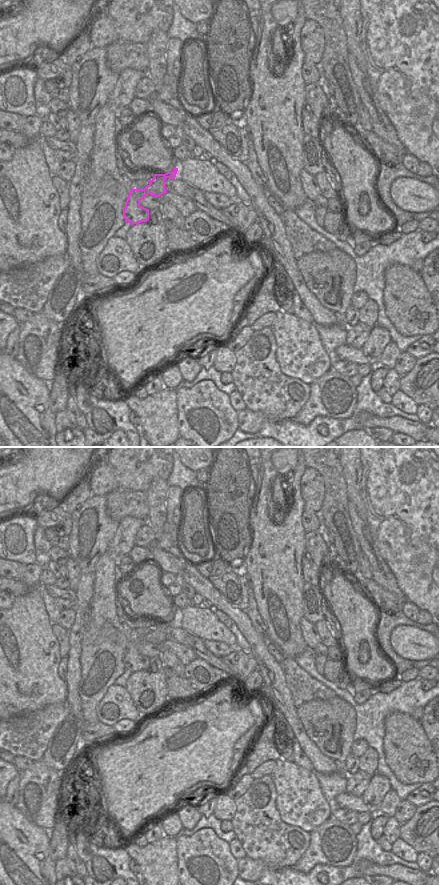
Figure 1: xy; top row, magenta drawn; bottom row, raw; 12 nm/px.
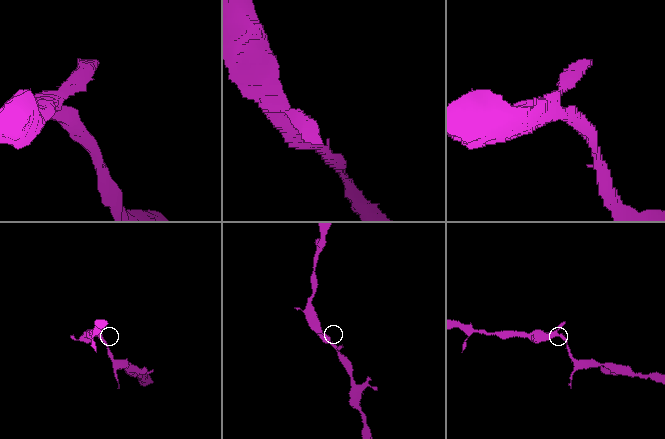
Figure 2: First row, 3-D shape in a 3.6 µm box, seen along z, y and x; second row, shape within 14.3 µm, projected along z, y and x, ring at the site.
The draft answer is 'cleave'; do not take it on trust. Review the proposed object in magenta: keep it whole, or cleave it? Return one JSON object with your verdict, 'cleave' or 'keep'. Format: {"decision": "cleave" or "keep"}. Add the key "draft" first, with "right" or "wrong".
{"draft": "wrong", "decision": "keep"}

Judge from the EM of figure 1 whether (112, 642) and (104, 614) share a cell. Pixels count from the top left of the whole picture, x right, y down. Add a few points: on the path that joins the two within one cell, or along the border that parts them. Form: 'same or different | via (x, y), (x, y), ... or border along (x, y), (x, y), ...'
different | border along (90, 617), (101, 625), (117, 626), (123, 620)

